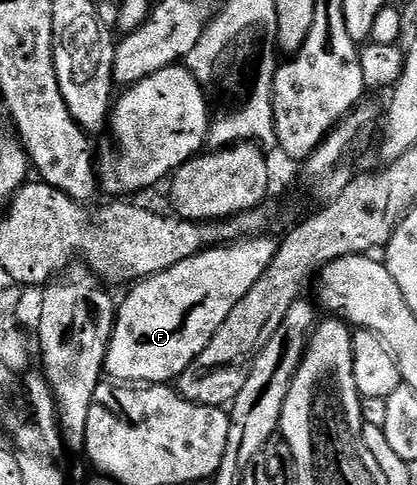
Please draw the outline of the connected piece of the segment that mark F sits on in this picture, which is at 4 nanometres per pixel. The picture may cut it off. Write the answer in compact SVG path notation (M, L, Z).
M272 237L242 239L238 243L230 243L223 247L213 247L199 251L186 261L178 261L170 269L139 280L119 304L116 312L116 324L112 330L112 340L108 342L108 356L104 362L105 372L113 380L133 385L168 385L179 380L181 373L210 345L210 337L218 333L218 325L230 317L230 309L250 293L254 281L266 273L270 261L274 257L278 243Z

